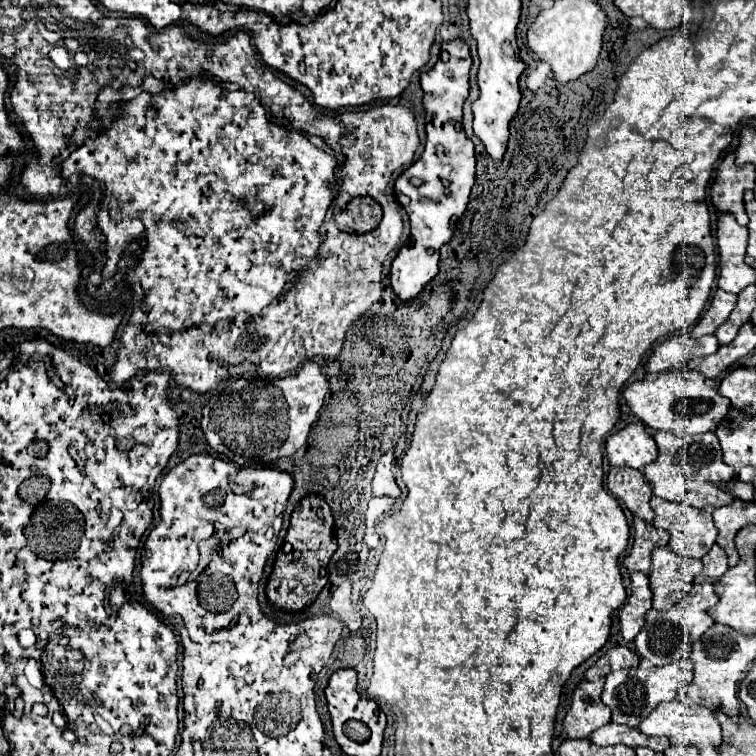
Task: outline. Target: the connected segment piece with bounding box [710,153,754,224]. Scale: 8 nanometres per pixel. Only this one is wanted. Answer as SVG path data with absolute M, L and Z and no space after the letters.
M734 153L728 154L723 160L724 166L718 168L718 176L710 188L710 198L718 212L728 212L738 224L748 224L742 194L754 184L754 178L750 178L748 168L736 166L734 160Z

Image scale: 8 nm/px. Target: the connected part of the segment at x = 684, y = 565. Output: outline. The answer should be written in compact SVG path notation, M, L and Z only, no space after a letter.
M668 546L656 548L652 552L652 572L650 572L650 590L654 594L652 608L664 610L672 608L682 600L692 584L694 576L700 572L702 562L692 558L682 558L672 552Z

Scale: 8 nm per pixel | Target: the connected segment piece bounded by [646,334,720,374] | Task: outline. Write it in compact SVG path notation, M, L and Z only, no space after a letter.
M680 334L670 340L660 342L654 348L650 360L646 362L646 372L662 374L668 370L676 370L690 358L714 354L718 348L720 348L720 344L718 344L716 336L702 336L700 340L694 340L688 334Z

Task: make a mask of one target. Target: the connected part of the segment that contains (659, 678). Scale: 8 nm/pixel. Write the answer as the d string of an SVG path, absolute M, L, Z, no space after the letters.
M680 660L666 666L638 666L630 670L616 670L606 676L606 686L602 692L602 702L612 710L612 722L636 728L660 702L674 700L678 690L686 686L694 676L692 660Z

